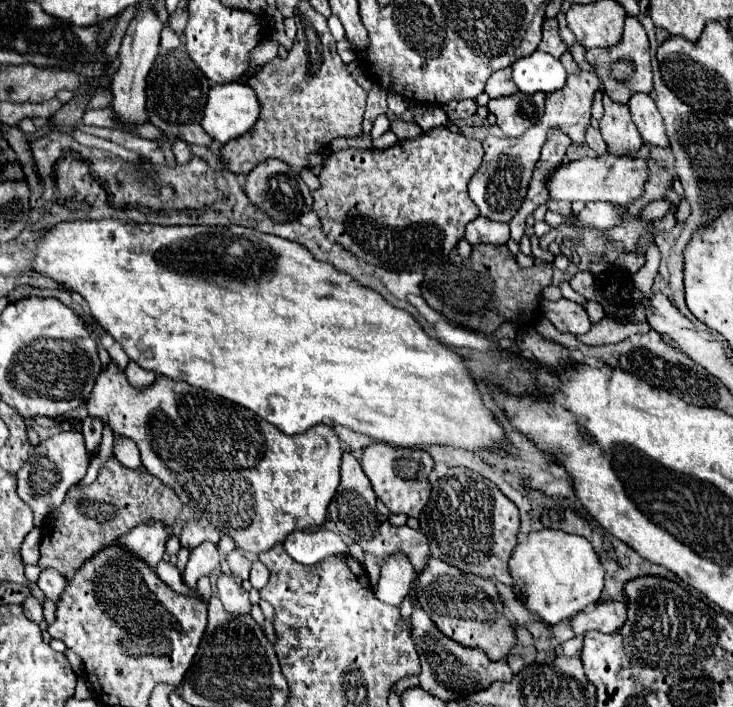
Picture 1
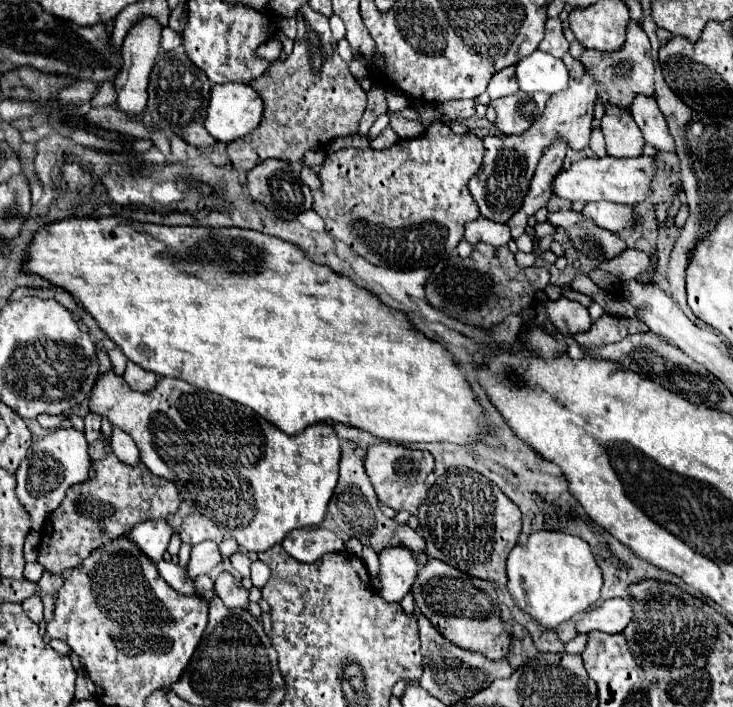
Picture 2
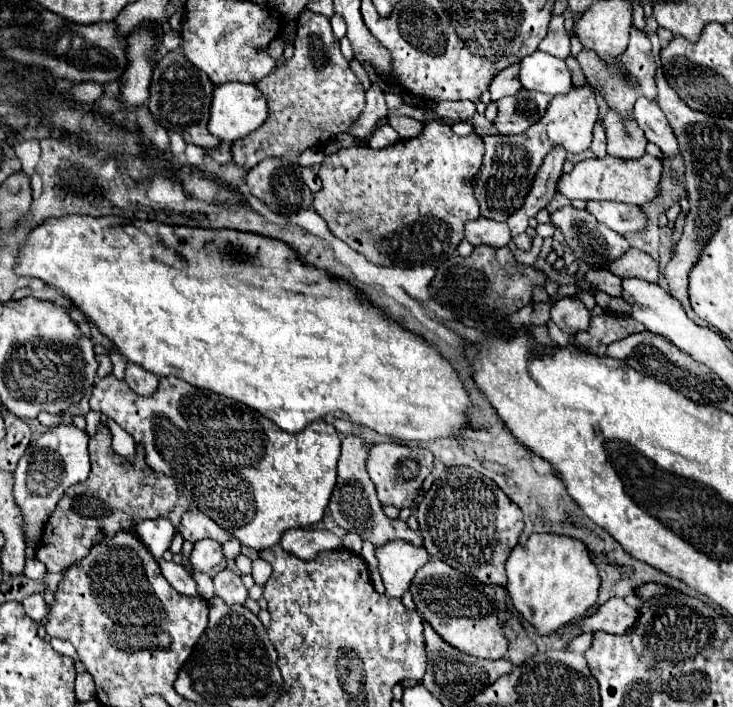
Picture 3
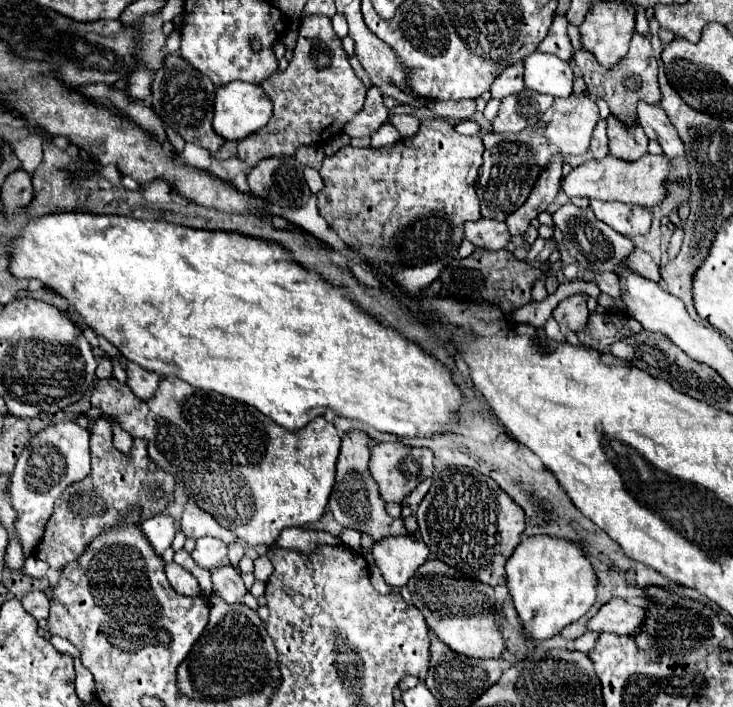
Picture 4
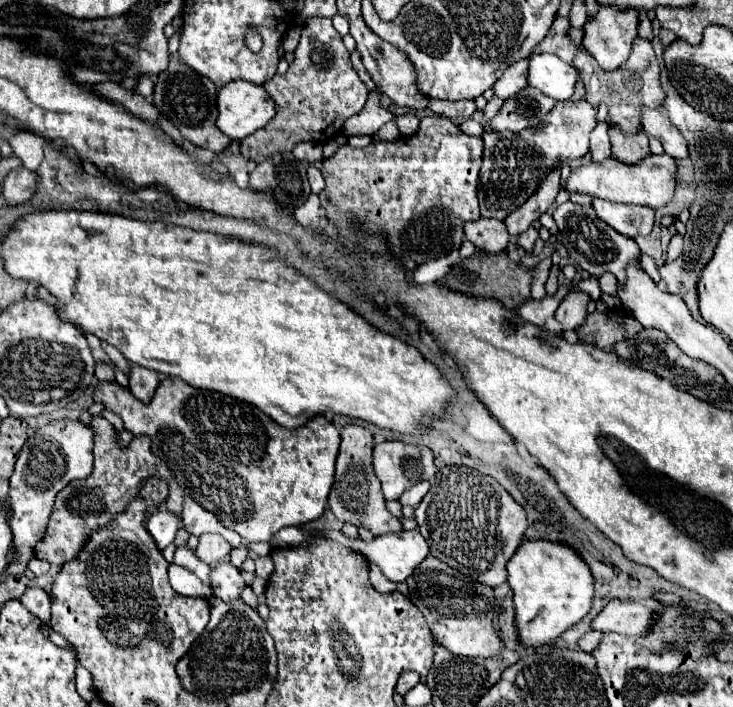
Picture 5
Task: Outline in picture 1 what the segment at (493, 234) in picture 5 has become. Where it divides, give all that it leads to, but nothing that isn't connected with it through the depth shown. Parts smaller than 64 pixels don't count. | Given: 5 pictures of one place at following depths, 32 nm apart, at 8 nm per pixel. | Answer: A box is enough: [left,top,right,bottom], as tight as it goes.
[466,216,510,246]

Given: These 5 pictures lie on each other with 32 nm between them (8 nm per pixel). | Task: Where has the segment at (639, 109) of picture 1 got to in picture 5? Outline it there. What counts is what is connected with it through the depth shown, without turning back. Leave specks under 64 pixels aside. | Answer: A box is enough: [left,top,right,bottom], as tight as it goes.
[644,110,688,158]

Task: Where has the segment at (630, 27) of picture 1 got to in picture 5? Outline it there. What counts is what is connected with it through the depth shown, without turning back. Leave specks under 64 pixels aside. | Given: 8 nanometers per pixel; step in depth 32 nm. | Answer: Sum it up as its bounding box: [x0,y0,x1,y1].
[574,38,664,134]

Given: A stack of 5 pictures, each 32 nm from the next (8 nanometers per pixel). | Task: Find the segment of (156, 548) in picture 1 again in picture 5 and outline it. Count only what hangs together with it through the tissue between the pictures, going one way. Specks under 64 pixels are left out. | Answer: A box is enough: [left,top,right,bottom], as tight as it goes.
[148,510,182,550]

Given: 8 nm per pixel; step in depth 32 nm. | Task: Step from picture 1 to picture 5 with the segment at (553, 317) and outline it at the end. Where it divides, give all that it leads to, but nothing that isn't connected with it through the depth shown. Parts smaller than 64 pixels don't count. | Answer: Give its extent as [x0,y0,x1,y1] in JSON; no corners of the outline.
[556,288,590,330]

